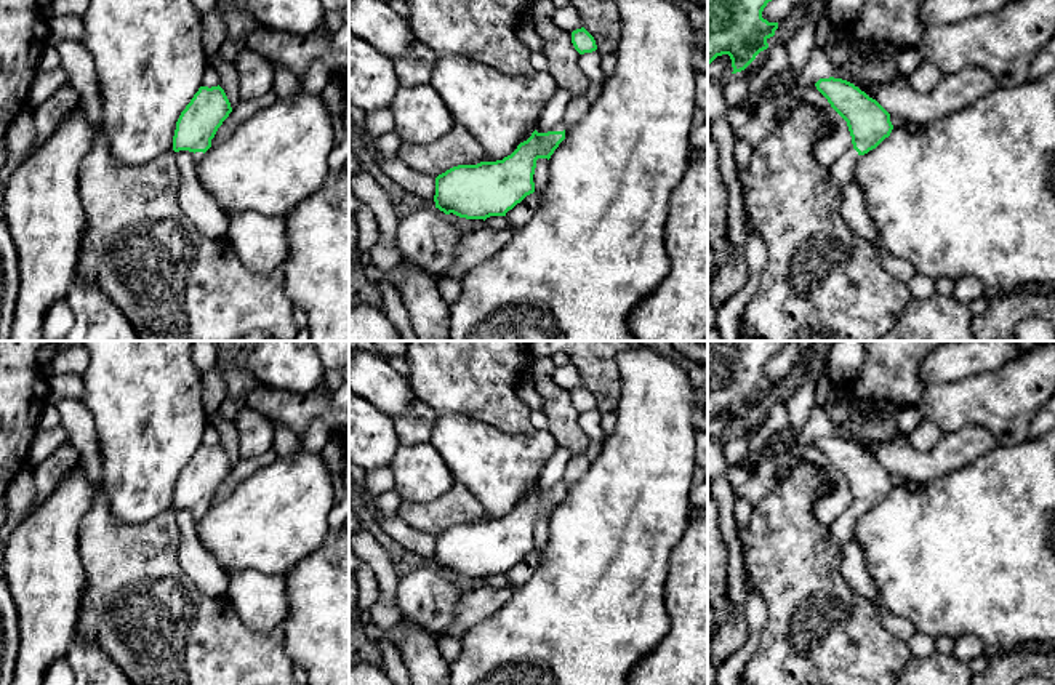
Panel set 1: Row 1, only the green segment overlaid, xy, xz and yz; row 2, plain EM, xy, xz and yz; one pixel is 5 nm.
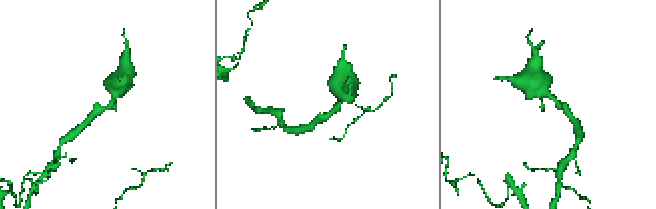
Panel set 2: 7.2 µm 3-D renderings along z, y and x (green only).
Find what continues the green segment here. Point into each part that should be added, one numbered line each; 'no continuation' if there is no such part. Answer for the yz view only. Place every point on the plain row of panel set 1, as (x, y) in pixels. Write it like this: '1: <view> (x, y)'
1: yz (841, 528)

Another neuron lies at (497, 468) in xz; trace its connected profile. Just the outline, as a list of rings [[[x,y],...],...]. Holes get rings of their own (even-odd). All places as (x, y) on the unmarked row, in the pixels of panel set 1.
[[[459,413],[440,416],[432,426],[427,442],[443,458],[455,482],[464,485],[482,503],[485,520],[496,520],[511,514],[522,501],[522,495],[532,488],[535,490],[548,459],[559,450],[549,431],[507,434],[491,424]]]

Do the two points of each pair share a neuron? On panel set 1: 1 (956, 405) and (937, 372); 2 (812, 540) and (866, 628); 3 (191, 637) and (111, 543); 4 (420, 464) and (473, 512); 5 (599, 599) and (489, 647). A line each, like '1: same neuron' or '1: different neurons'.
1: different neurons
2: same neuron
3: same neuron
4: different neurons
5: same neuron

